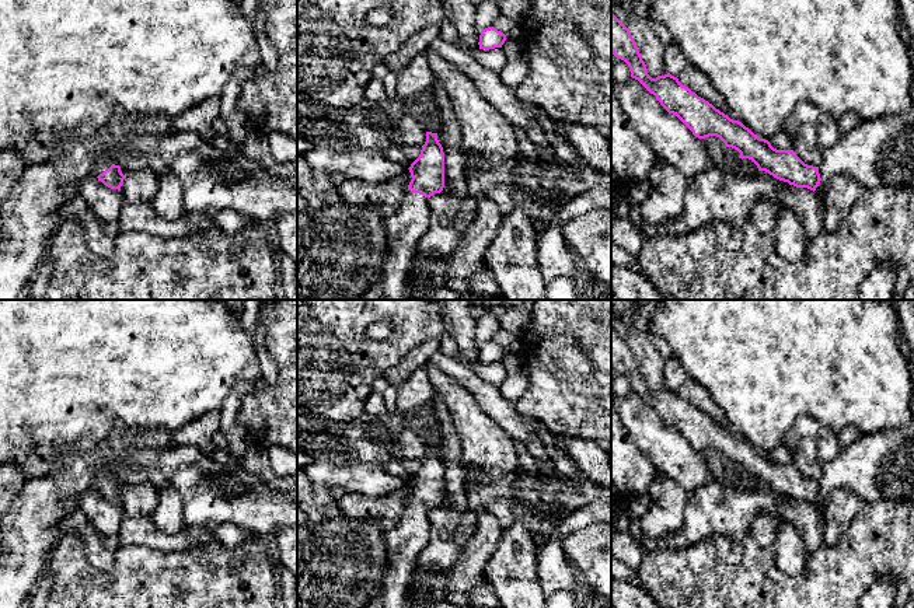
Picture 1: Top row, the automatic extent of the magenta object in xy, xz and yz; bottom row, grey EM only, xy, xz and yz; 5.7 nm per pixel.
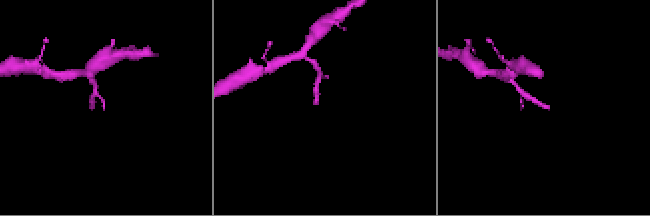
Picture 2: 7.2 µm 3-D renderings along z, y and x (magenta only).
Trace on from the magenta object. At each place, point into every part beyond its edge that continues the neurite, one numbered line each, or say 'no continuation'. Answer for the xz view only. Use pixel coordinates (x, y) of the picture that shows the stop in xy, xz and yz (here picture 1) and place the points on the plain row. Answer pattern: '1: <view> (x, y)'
1: xz (407, 540)

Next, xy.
1: xy (103, 477)

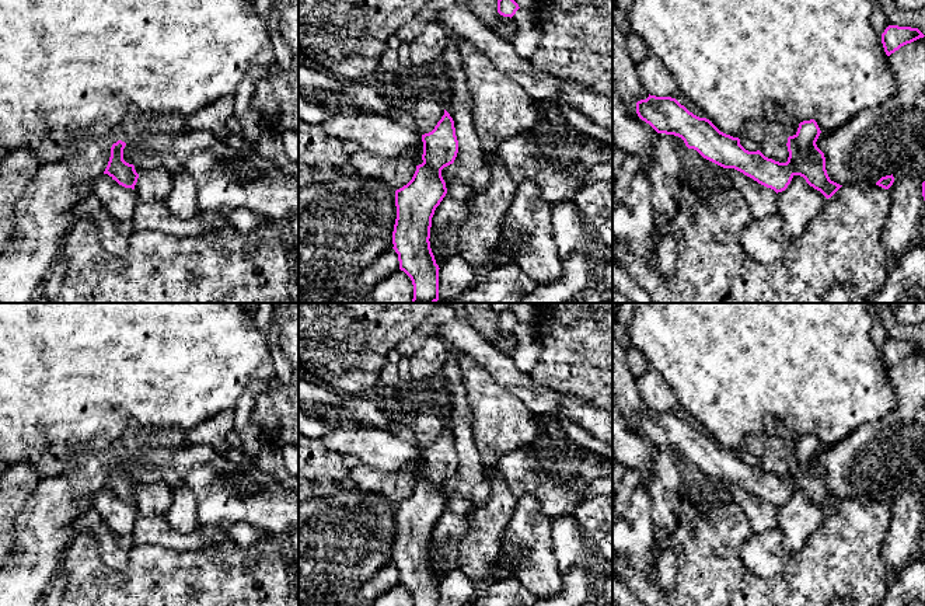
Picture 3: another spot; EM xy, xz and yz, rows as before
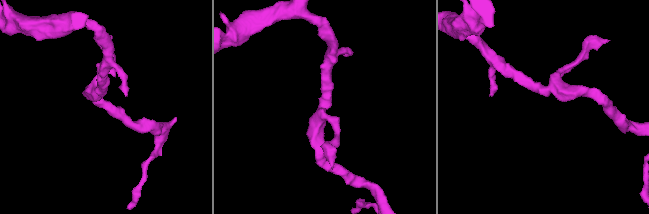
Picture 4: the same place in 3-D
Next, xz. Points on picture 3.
no continuation

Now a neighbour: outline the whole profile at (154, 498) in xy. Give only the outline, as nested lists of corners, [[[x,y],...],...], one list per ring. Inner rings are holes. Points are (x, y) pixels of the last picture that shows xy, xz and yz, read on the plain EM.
[[[135,480],[139,488],[135,505],[139,513],[144,516],[164,516],[171,506],[174,490],[168,483],[157,480],[154,483],[144,484]]]

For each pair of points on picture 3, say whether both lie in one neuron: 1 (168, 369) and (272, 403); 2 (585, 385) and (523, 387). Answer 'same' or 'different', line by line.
1: different
2: different

